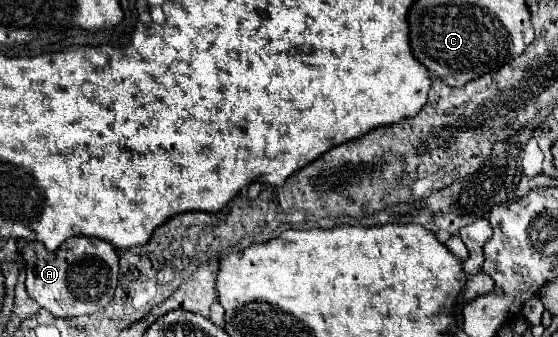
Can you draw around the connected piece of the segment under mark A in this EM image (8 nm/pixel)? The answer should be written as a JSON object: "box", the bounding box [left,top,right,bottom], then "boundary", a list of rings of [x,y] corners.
{"box":[21,236,119,318],"boundary":[[[75,236],[61,244],[55,252],[47,252],[39,242],[27,242],[21,248],[21,258],[25,260],[25,288],[29,296],[57,318],[93,314],[105,308],[113,298],[119,278],[117,252],[109,242],[101,238]]]}

